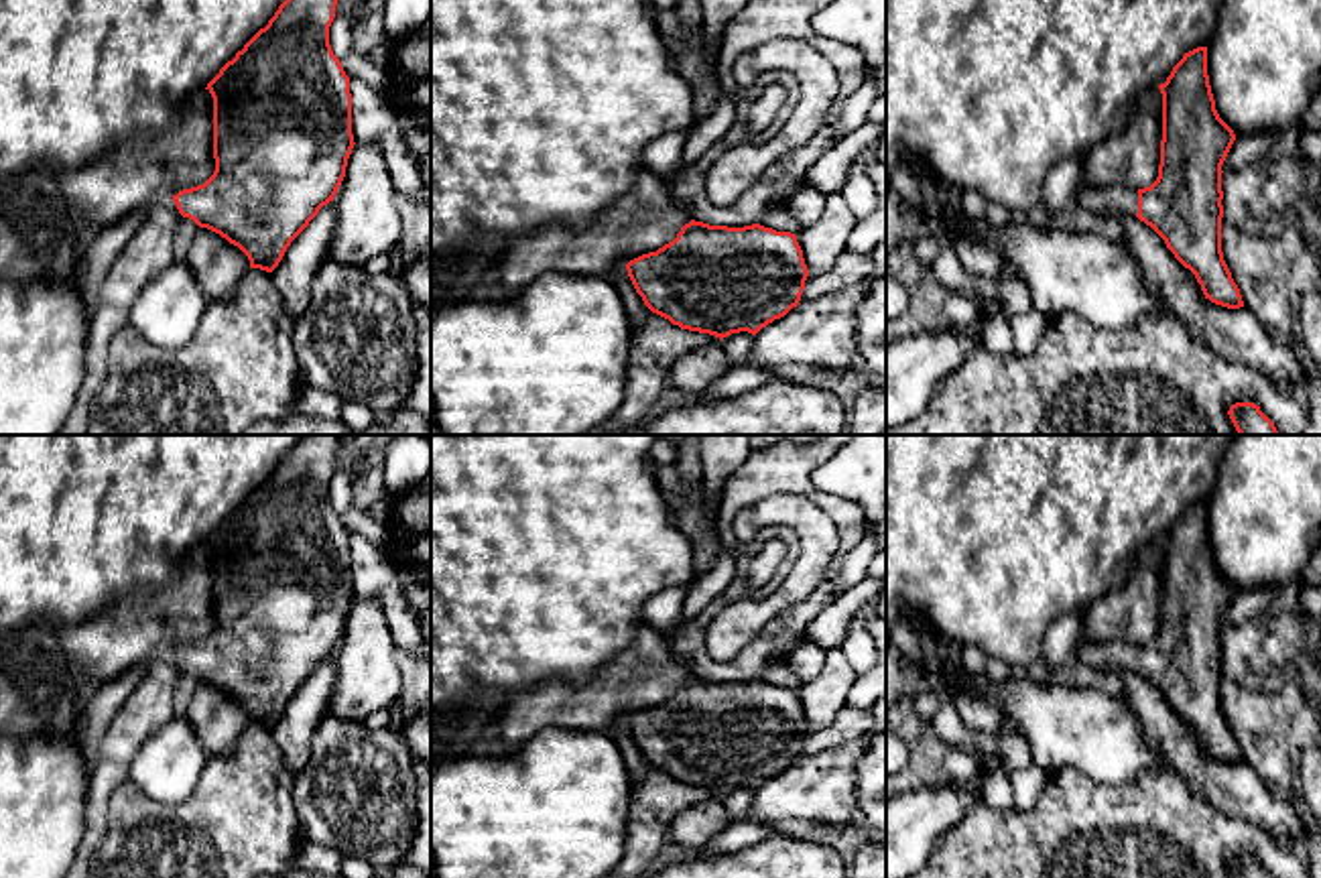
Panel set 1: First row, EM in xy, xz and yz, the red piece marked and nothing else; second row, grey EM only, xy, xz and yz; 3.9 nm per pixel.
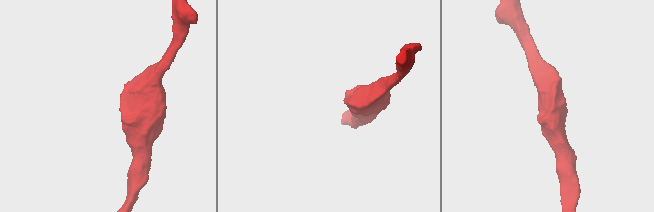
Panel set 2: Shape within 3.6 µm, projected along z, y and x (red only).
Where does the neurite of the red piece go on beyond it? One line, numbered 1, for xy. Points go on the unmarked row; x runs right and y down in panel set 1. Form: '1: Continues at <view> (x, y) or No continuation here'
1: No continuation here

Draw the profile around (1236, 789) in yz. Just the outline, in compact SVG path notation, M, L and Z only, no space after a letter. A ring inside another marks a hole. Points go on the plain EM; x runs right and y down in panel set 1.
M1108 667L1108 685L1138 719L1142 736L1171 774L1225 815L1238 817L1274 841L1299 848L1307 841L1307 819L1297 797L1274 793L1246 762L1211 758L1167 703L1165 695L1134 671Z

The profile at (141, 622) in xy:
M203 543L187 551L183 571L171 585L124 587L96 618L79 626L59 628L57 638L85 673L110 681L163 652L203 640L213 626L213 553Z

